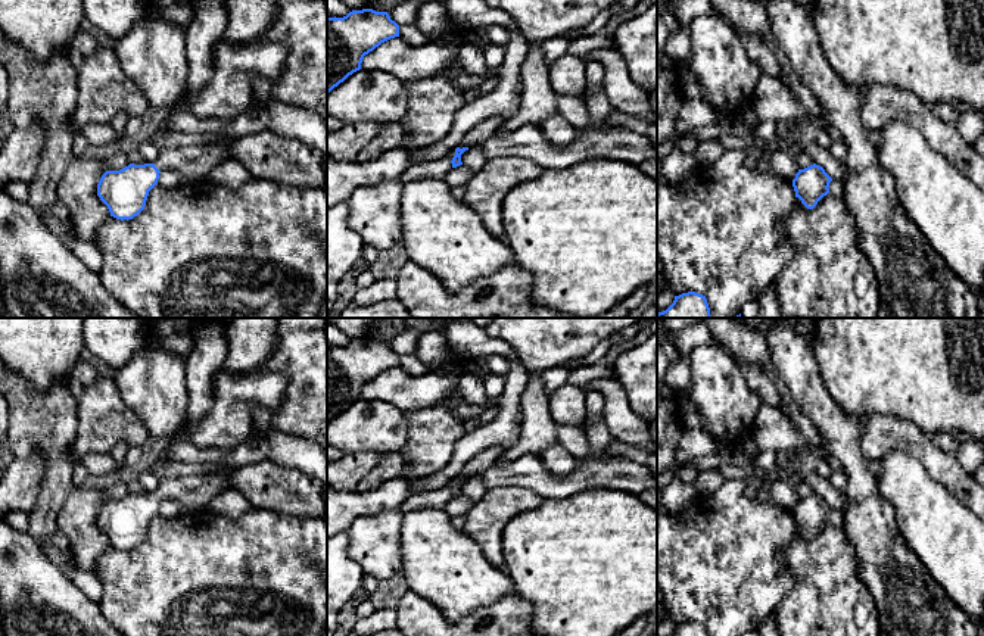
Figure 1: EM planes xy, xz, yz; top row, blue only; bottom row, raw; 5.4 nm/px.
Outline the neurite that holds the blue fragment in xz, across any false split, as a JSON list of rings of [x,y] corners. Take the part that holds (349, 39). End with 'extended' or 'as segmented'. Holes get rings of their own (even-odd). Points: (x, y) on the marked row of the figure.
[[[352,10],[343,18],[327,16],[327,94],[361,69],[365,54],[399,37],[399,25],[387,12]]] | as segmented

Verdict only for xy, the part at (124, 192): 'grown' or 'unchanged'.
grown

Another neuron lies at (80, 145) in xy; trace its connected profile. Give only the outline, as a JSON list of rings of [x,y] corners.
[[[75,134],[74,135],[74,141],[72,141],[72,155],[74,159],[82,158],[87,152],[87,149],[91,146],[93,143],[81,135],[81,134]]]

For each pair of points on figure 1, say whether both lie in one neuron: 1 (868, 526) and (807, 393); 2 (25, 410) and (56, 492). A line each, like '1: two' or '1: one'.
1: one
2: one

